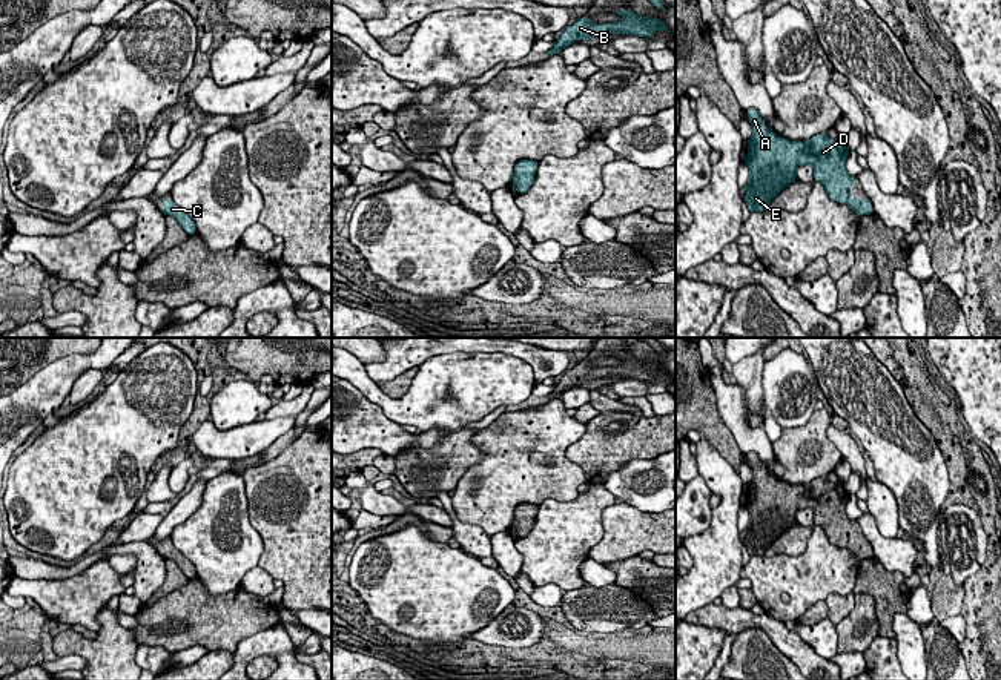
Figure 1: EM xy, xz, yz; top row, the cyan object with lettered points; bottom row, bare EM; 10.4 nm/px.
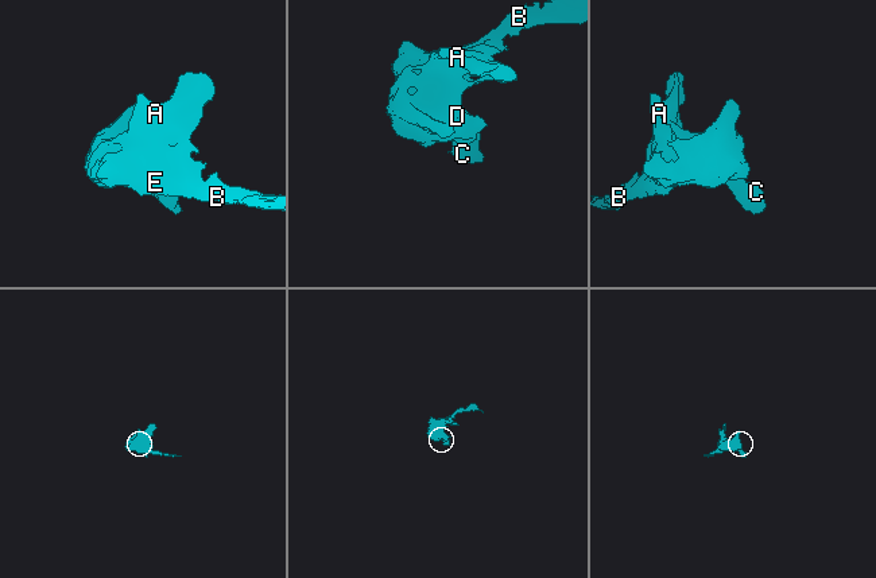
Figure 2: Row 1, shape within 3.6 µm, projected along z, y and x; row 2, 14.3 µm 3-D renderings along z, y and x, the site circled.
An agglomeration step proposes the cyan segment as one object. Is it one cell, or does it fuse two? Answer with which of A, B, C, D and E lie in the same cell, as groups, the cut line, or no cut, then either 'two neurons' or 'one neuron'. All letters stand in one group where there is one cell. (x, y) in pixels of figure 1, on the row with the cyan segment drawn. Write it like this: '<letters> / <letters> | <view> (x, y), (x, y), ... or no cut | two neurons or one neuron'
A B C D E | no cut | one neuron

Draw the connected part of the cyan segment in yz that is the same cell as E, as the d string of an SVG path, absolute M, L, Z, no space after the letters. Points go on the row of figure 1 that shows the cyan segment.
M757 109L746 111L752 127L745 163L749 169L745 203L749 212L765 212L766 206L792 181L795 169L811 164L814 180L821 183L829 198L847 204L857 215L872 215L869 200L851 198L855 178L844 167L849 149L843 140L826 137L826 130L808 141L789 141L763 123Z

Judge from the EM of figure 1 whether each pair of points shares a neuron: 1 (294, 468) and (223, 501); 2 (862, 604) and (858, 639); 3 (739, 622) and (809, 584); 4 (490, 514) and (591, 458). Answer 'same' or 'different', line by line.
1: different
2: same
3: different
4: different

